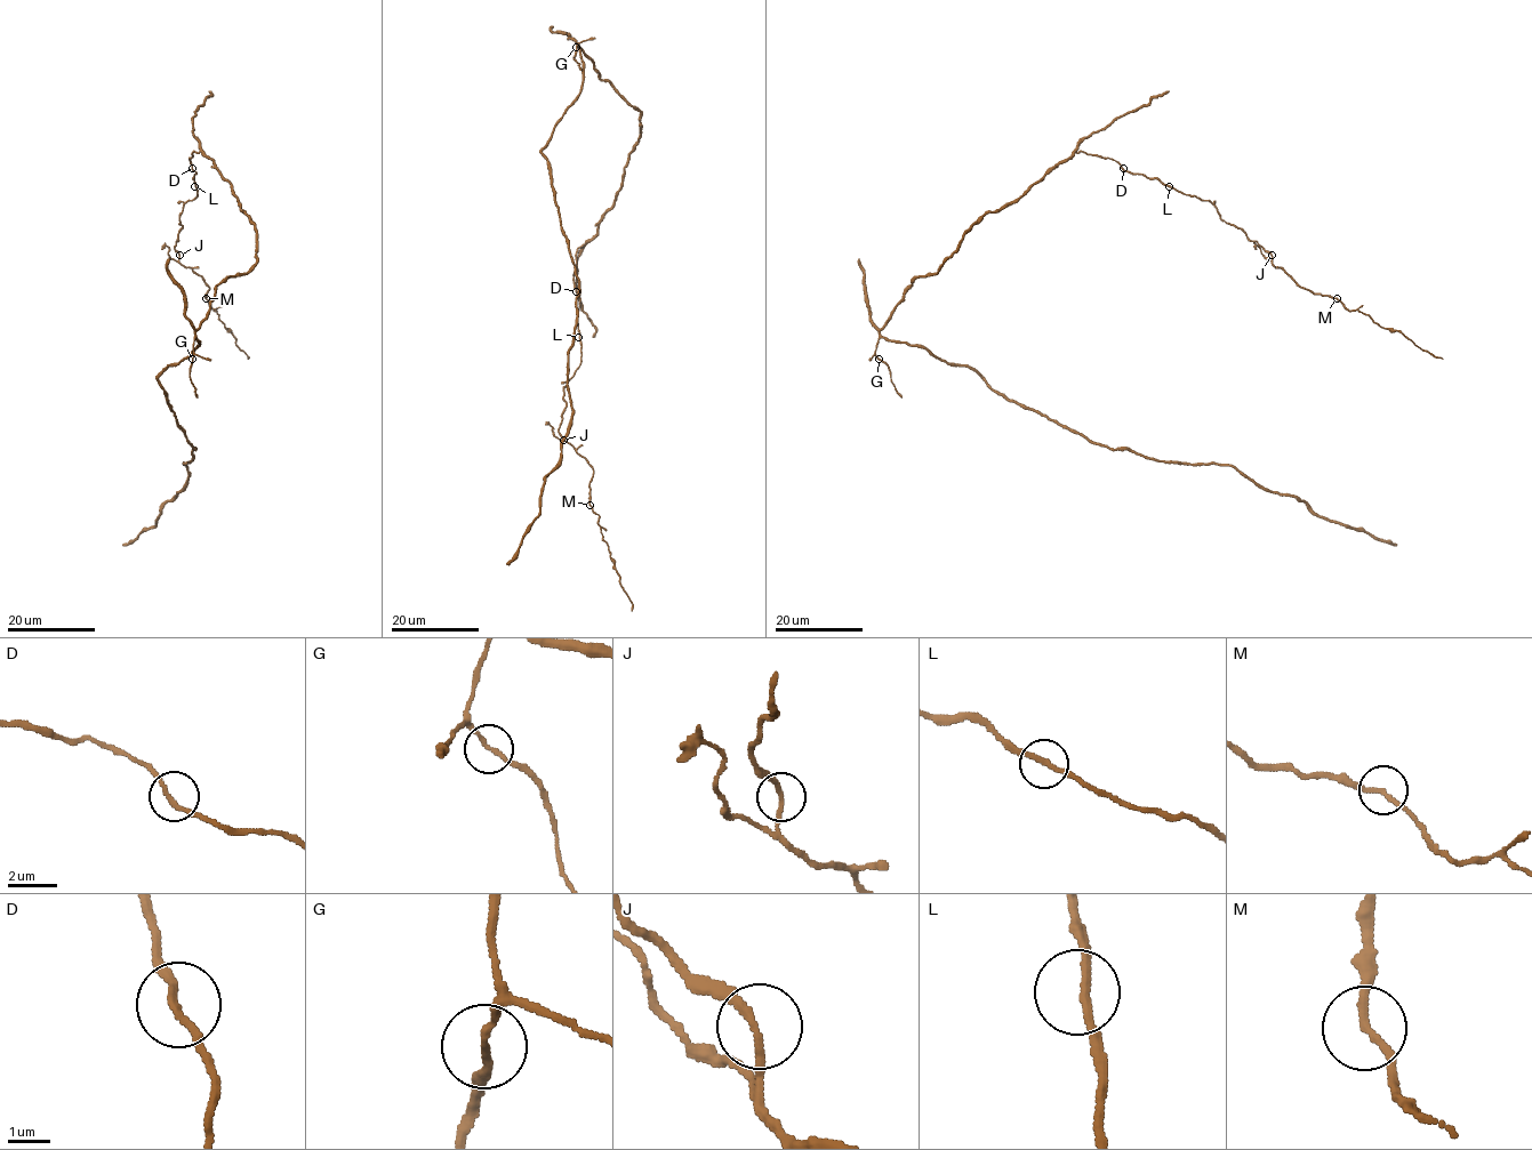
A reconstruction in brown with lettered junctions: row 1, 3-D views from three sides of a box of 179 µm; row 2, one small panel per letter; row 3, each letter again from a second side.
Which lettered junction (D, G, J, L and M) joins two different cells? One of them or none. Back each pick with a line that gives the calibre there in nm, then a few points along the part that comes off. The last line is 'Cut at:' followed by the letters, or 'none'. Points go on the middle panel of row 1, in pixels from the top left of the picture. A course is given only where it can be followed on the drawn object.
Cut at: none

